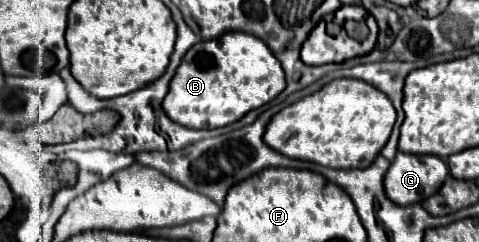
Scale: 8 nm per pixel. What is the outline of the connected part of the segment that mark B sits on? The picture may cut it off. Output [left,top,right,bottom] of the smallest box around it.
[163,31,285,129]

